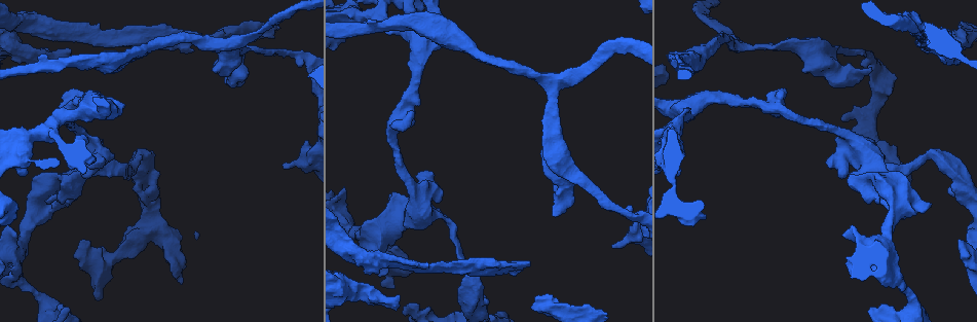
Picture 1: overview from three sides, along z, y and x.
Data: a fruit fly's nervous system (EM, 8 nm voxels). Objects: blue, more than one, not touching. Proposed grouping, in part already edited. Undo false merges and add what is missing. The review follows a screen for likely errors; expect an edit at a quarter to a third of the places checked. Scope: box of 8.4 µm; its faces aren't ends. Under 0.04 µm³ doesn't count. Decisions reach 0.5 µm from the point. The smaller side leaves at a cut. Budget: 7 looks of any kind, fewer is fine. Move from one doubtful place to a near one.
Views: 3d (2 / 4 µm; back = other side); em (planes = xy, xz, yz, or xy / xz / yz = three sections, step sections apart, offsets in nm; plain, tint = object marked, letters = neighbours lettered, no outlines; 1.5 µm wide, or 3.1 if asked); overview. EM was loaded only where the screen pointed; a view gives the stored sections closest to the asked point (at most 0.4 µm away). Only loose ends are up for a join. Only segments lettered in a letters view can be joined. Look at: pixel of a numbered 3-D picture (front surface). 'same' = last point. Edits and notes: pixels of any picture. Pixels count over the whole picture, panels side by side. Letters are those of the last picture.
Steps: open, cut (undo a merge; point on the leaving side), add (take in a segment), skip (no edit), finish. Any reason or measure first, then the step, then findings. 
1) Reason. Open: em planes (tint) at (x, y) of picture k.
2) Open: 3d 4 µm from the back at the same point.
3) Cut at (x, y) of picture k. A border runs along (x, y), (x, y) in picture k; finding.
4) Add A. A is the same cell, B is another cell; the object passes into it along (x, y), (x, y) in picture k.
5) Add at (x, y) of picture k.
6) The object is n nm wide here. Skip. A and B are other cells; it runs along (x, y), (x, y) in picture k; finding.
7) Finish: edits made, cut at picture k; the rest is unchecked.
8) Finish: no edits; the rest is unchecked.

Stops while still wide. Open: em planes (letters) at (611, 247) of picture 1.

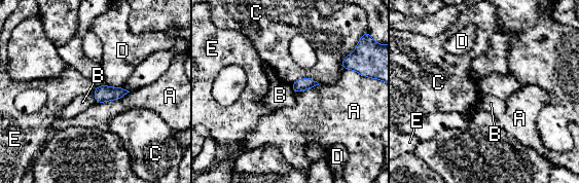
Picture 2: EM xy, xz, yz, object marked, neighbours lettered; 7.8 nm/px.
Skip. A, B, C, D and E are other cells; a border runs along (97, 86), (93, 92) in picture 2; none of them fits.

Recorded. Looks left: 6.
Branch stops here. Open: 3d 2 µm at (76, 199) of picture 1.

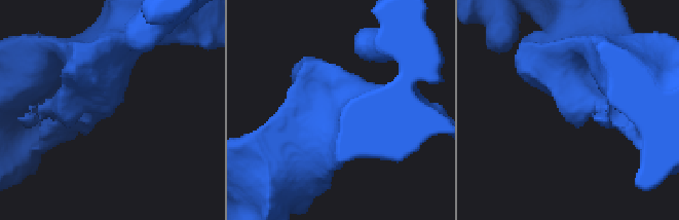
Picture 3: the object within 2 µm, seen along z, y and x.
Open: em yz step 8 (letters) at (112, 111) of picture 3.

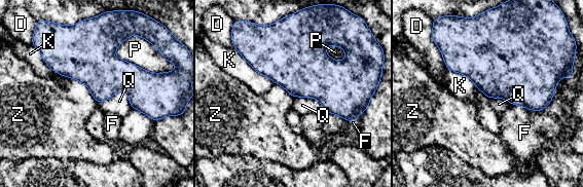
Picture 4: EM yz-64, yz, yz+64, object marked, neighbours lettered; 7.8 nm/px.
Cut it another way. Open: em planes (letters) at the same point.

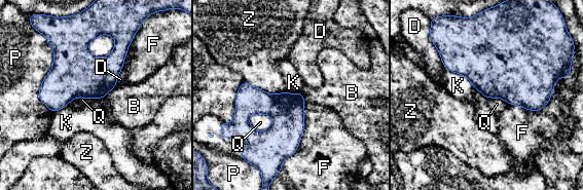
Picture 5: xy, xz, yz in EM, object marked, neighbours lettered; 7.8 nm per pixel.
Skip. B, D, F, K, P, Q and Z are other cells; a border runs along (115, 85), (103, 98) in picture 5; none of them fits.

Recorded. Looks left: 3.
A fork. Open: 3d 2 µm at (754, 49) of picture 1.

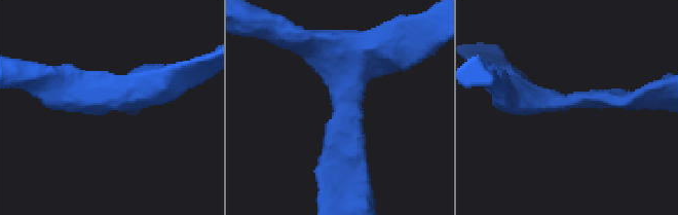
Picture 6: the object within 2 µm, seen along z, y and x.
3 arms meet here; the arms are 220, 240, 300 nm wide; shape alone is not enough. Open: em planes (plain) at (567, 99) of picture 6.

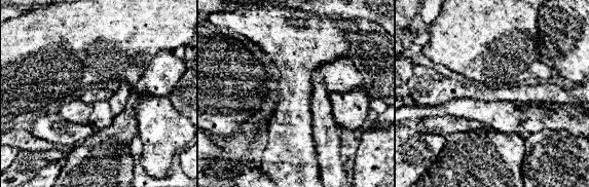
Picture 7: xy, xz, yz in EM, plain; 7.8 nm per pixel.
Open: em planes (letters) at the same point.

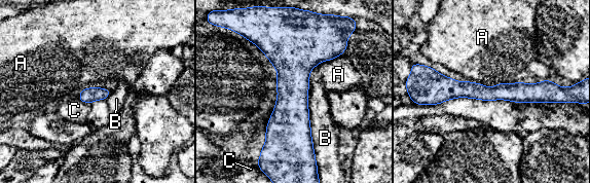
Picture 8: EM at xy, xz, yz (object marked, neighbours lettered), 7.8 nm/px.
Skip. A, B and C are other cells; a border runs along (522, 80), (498, 83), (489, 87) in picture 8; continuous, no second neuron.

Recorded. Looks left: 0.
Finish: no edits; the rest is unchecked.

